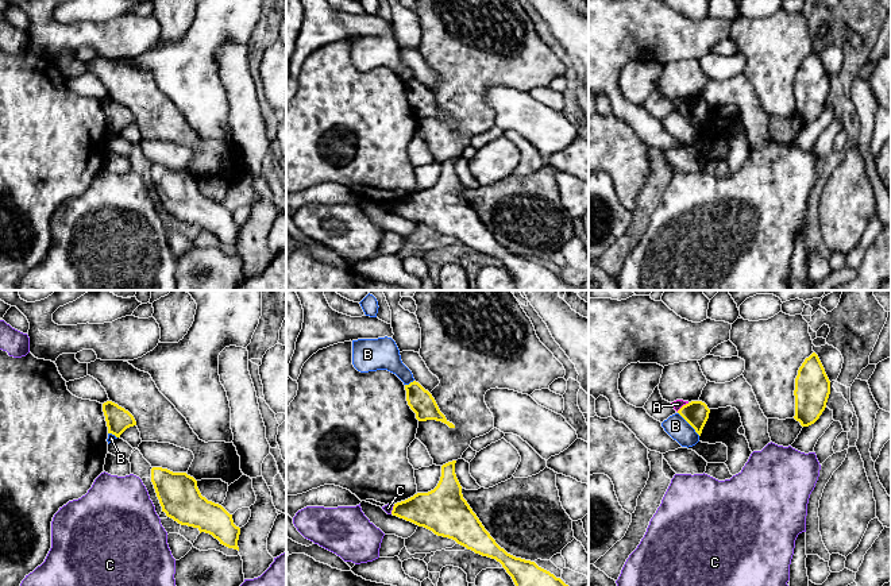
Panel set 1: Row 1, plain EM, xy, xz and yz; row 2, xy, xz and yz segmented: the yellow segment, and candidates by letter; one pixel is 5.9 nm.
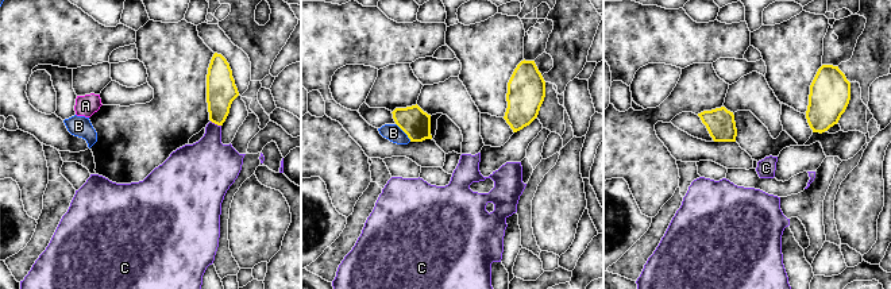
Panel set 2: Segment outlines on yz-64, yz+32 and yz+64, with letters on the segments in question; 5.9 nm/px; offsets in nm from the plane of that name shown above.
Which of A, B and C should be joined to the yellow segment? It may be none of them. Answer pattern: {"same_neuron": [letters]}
{"same_neuron": []}

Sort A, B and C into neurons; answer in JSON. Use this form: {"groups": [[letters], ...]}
{"groups": [["A"], ["B"], ["C"]]}

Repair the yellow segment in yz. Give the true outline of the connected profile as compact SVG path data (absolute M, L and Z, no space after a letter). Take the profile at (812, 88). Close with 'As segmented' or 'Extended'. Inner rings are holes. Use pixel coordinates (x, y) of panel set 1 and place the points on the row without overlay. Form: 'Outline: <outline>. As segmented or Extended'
Outline: M815 50L805 57L795 76L795 113L802 124L814 122L826 105L830 78Z. As segmented

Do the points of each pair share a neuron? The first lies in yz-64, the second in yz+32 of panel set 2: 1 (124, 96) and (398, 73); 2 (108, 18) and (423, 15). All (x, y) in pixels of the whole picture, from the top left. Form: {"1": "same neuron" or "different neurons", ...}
{"1": "different neurons", "2": "different neurons"}

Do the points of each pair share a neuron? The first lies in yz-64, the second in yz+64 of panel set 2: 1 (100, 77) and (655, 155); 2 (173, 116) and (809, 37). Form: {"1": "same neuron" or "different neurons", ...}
{"1": "same neuron", "2": "same neuron"}

